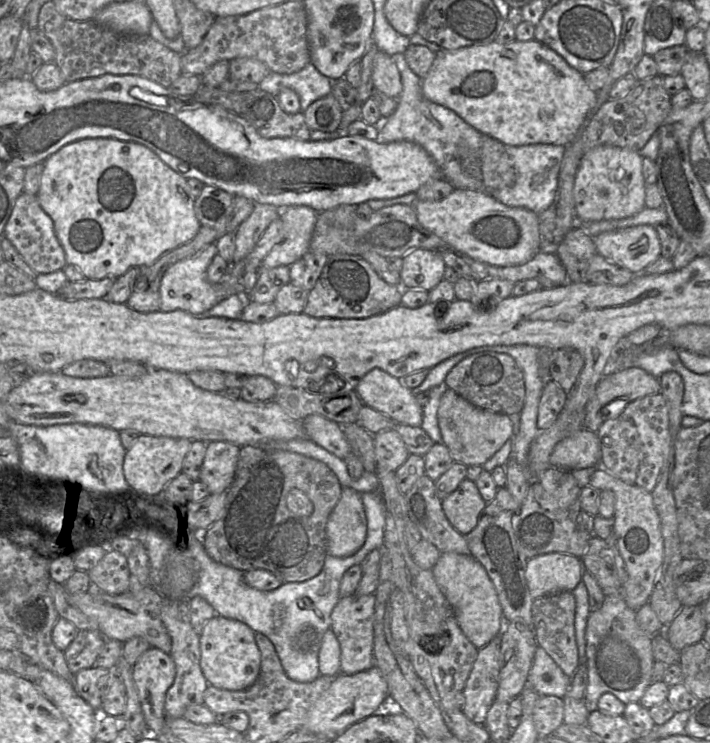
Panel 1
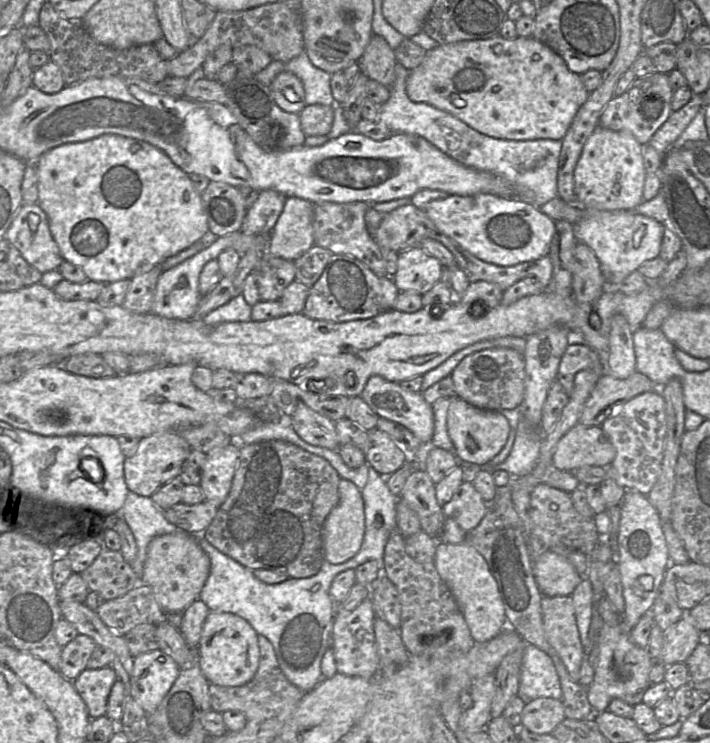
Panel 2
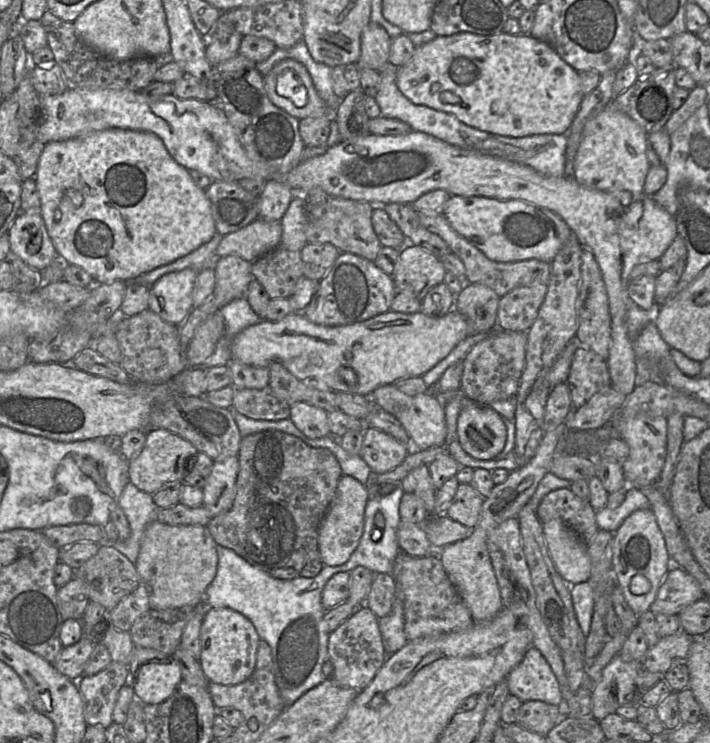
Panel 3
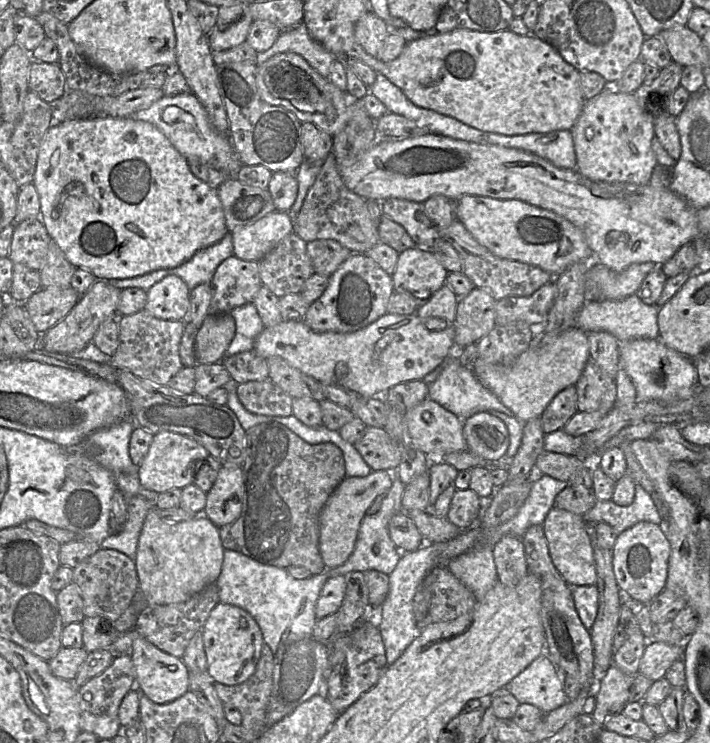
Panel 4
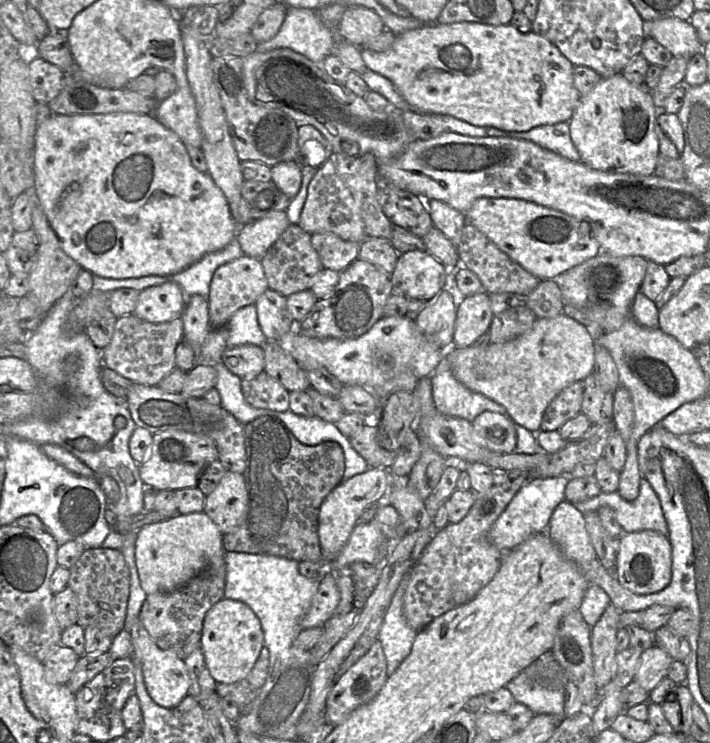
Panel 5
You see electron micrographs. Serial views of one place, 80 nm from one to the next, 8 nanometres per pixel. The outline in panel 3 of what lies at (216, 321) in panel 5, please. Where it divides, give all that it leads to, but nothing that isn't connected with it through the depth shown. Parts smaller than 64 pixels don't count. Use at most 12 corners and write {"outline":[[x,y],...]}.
{"outline":[[226,255],[215,263],[212,294],[246,295],[252,263]]}

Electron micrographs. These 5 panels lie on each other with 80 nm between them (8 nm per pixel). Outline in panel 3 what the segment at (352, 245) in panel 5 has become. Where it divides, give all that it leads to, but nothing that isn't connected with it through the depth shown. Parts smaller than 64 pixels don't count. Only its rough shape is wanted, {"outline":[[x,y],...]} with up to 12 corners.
{"outline":[[307,243],[303,277],[320,281],[341,252],[330,243]]}

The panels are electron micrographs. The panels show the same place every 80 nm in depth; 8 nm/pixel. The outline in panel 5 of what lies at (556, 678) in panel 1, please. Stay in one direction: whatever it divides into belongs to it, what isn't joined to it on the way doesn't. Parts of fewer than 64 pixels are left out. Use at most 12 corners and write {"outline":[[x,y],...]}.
{"outline":[[520,672],[506,684],[535,715],[565,717],[562,687]]}

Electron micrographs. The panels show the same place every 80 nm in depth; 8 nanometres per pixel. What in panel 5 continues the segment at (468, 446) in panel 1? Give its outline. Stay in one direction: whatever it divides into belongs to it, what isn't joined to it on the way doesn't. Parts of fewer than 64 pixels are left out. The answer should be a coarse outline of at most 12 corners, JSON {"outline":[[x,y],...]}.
{"outline":[[485,411],[471,425],[491,452],[514,452],[508,415]]}

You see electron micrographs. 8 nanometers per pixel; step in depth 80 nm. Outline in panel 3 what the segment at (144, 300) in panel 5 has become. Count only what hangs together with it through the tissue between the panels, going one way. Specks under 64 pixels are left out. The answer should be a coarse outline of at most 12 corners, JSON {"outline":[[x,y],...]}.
{"outline":[[199,271],[163,275],[150,287],[149,308],[181,324],[193,309]]}

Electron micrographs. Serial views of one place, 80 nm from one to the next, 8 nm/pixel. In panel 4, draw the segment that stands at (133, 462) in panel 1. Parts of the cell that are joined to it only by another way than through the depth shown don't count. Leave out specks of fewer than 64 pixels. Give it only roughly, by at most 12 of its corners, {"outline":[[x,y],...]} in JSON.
{"outline":[[162,431],[138,465],[142,488],[157,493],[193,484],[209,452]]}

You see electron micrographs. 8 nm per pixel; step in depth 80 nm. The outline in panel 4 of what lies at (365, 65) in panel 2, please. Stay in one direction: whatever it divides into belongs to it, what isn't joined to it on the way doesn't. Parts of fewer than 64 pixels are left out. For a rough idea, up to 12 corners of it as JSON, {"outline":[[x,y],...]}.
{"outline":[[367,10],[354,35],[377,57],[389,35],[384,20]]}

